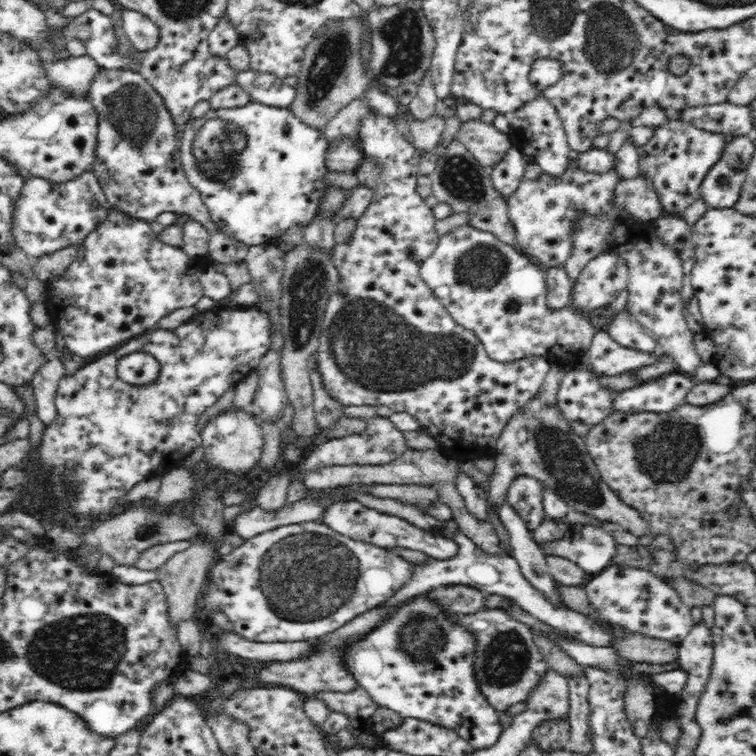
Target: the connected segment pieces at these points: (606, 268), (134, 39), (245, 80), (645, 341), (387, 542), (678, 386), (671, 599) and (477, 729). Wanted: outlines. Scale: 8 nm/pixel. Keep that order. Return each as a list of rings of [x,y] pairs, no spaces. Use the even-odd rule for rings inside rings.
[[[600,253],[582,269],[573,286],[572,305],[576,307],[576,311],[584,313],[602,312],[607,304],[612,304],[617,299],[622,290],[627,289],[628,276],[629,270],[622,257],[618,257],[616,253]]]
[[[122,9],[123,30],[132,46],[143,55],[159,41],[159,28],[148,17],[132,10]]]
[[[252,69],[240,71],[234,84],[242,87],[252,101],[276,108],[289,108],[297,95],[297,87],[286,85],[274,74],[260,73]]]
[[[622,312],[618,314],[610,324],[608,330],[610,337],[623,348],[632,348],[639,352],[654,354],[658,352],[659,346],[653,340],[648,331],[638,321],[632,319],[632,315]]]
[[[352,499],[348,501],[338,500],[332,503],[322,514],[320,523],[328,524],[328,527],[350,539],[366,541],[383,549],[414,549],[422,551],[428,557],[438,560],[446,560],[456,556],[458,545],[443,535],[433,534],[430,531],[418,528],[396,516],[383,514],[363,506]]]
[[[680,372],[640,383],[637,387],[615,395],[612,414],[638,414],[638,412],[668,413],[685,404],[688,392],[696,382]]]
[[[610,564],[592,576],[584,587],[589,604],[609,628],[622,628],[652,639],[668,640],[679,645],[690,633],[690,609],[682,602],[680,593],[646,569]]]
[[[418,594],[412,600],[408,599],[408,604],[397,613],[388,616],[388,620],[376,630],[368,632],[363,639],[348,644],[343,660],[347,670],[357,680],[357,684],[364,691],[368,691],[372,700],[380,707],[390,708],[398,712],[402,718],[416,717],[455,730],[474,747],[474,750],[482,750],[496,744],[503,733],[503,718],[478,691],[472,667],[476,641],[471,632],[450,621],[454,617],[444,615],[444,612],[440,612],[440,608],[428,600],[427,596]]]

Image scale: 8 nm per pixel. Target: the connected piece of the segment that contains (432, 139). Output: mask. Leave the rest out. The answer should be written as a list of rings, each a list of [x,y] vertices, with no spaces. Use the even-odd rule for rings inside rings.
[[[436,114],[425,121],[413,121],[409,124],[412,135],[411,146],[421,155],[434,152],[441,140],[441,134],[445,129],[446,120]]]

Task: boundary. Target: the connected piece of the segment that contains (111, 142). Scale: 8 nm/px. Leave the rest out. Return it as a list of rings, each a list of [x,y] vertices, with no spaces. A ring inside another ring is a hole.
[[[98,65],[88,97],[99,117],[96,163],[92,171],[105,192],[108,204],[134,219],[149,222],[163,212],[184,214],[184,218],[197,220],[208,229],[209,260],[220,263],[242,261],[234,239],[227,238],[210,219],[200,193],[188,182],[176,140],[178,125],[155,88],[139,72]]]

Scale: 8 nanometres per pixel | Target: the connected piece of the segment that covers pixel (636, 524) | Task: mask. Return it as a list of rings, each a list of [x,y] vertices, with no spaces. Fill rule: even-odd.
[[[552,364],[551,369],[547,373],[546,379],[539,388],[537,396],[529,400],[524,408],[524,412],[516,413],[508,420],[508,424],[501,430],[500,438],[496,441],[494,450],[495,471],[492,477],[488,478],[490,490],[488,498],[488,514],[492,512],[499,516],[499,508],[507,502],[506,498],[508,490],[512,486],[512,482],[516,477],[528,476],[542,482],[544,489],[554,492],[560,499],[569,502],[569,508],[572,508],[582,514],[591,516],[600,522],[613,522],[618,524],[625,531],[635,534],[637,537],[644,536],[648,533],[646,521],[640,516],[640,513],[627,504],[624,504],[618,495],[604,483],[593,458],[587,451],[585,439],[576,435],[567,420],[561,416],[561,410],[557,408],[557,393],[559,392],[562,380],[566,374],[573,370],[568,368],[568,364],[556,365]]]

